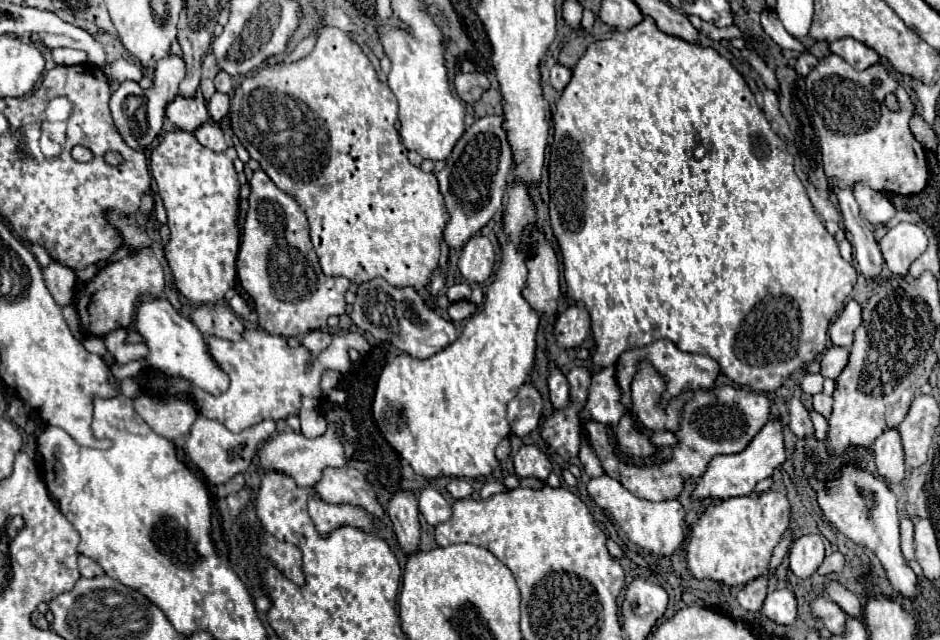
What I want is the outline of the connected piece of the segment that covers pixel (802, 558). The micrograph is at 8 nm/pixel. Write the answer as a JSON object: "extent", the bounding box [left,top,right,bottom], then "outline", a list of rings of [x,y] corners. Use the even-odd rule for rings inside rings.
{"extent":[789,534,825,578],"outline":[[[807,534],[807,536],[801,536],[793,544],[793,548],[789,552],[789,566],[795,576],[809,578],[823,562],[823,556],[825,556],[823,536],[821,534]]]}

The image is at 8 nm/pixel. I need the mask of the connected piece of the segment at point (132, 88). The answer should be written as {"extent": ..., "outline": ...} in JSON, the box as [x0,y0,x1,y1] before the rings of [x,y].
{"extent":[109,54,185,152],"outline":[[[171,54],[161,62],[161,72],[155,72],[153,78],[153,86],[151,88],[141,88],[137,82],[121,82],[121,86],[111,94],[109,100],[109,110],[113,116],[113,124],[115,130],[119,132],[119,136],[123,138],[123,142],[139,152],[147,152],[151,150],[153,142],[157,140],[157,136],[161,134],[163,128],[163,118],[165,112],[163,108],[167,108],[167,100],[171,100],[171,96],[177,96],[177,88],[181,84],[181,80],[185,78],[185,60]]]}

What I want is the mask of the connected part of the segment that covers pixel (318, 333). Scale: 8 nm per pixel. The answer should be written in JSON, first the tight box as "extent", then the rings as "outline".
{"extent":[303,330,331,356],"outline":[[[311,330],[303,336],[303,346],[315,356],[323,352],[329,346],[329,342],[331,342],[331,334],[325,330]]]}

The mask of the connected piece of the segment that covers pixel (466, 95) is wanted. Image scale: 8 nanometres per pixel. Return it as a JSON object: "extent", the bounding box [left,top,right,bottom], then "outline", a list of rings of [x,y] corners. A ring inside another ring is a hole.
{"extent":[453,72,489,104],"outline":[[[459,72],[455,76],[453,84],[455,84],[455,92],[459,94],[459,98],[467,104],[477,102],[481,98],[481,94],[489,90],[489,80],[481,72],[473,72],[473,74],[461,74]]]}

